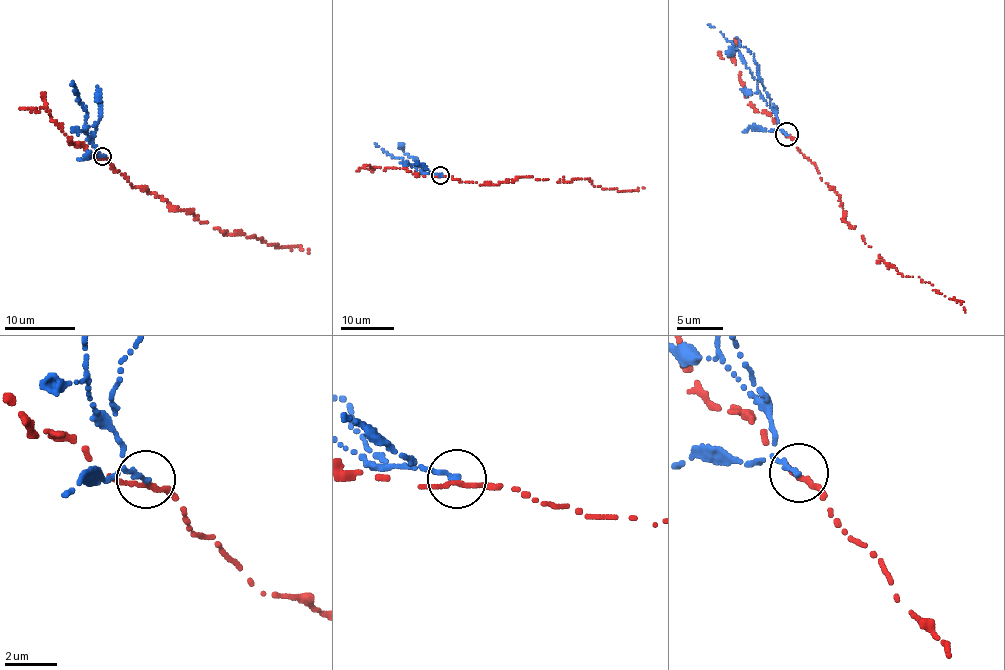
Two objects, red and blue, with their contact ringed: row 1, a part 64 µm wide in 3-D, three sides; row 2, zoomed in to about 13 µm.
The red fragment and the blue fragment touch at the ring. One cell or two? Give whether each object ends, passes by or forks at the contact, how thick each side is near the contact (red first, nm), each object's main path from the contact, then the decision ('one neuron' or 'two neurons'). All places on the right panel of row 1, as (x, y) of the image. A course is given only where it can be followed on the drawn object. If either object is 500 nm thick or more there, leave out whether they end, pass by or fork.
red passes by; blue ends there; 180 nm thick on the red side, 220 nm on the other; red runs (787, 135), (840, 195), (842, 221), (888, 266), (962, 301), (965, 312); blue runs (787, 135), (778, 129), (773, 107), (763, 100), (736, 46), (708, 24); two neurons

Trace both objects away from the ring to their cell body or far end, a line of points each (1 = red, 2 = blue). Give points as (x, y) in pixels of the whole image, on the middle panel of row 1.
1: (440, 176), (480, 184), (498, 184), (530, 176), (542, 180), (589, 179), (595, 186), (621, 192), (645, 189)
2: (440, 176), (422, 172), (374, 143)

